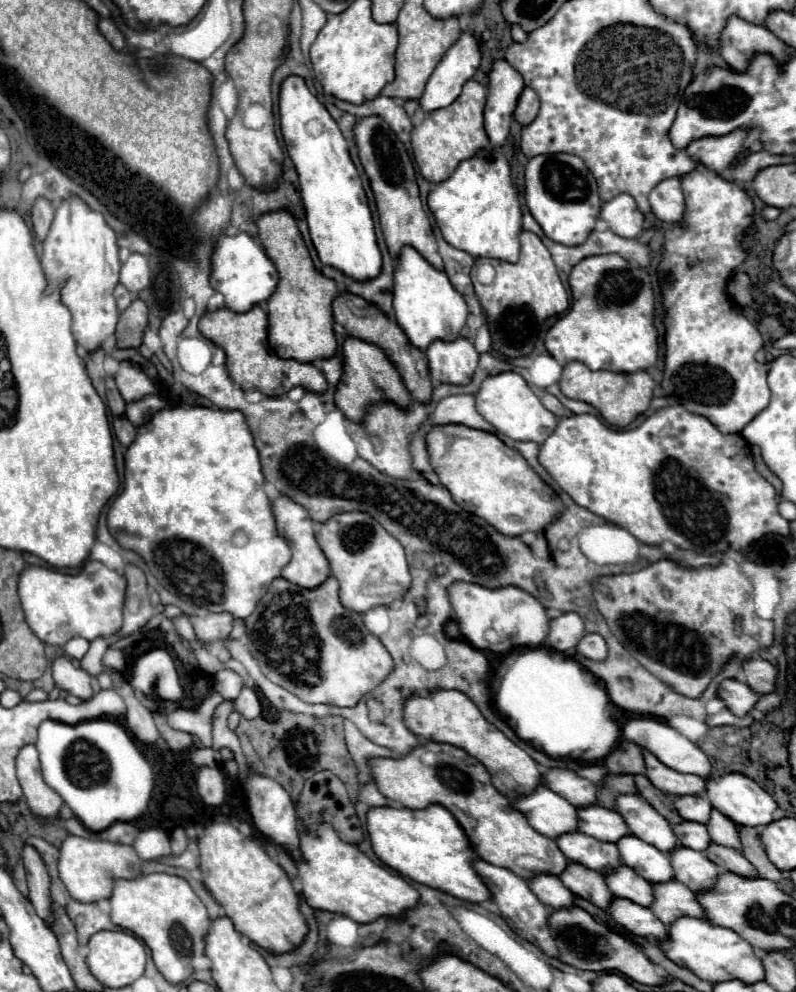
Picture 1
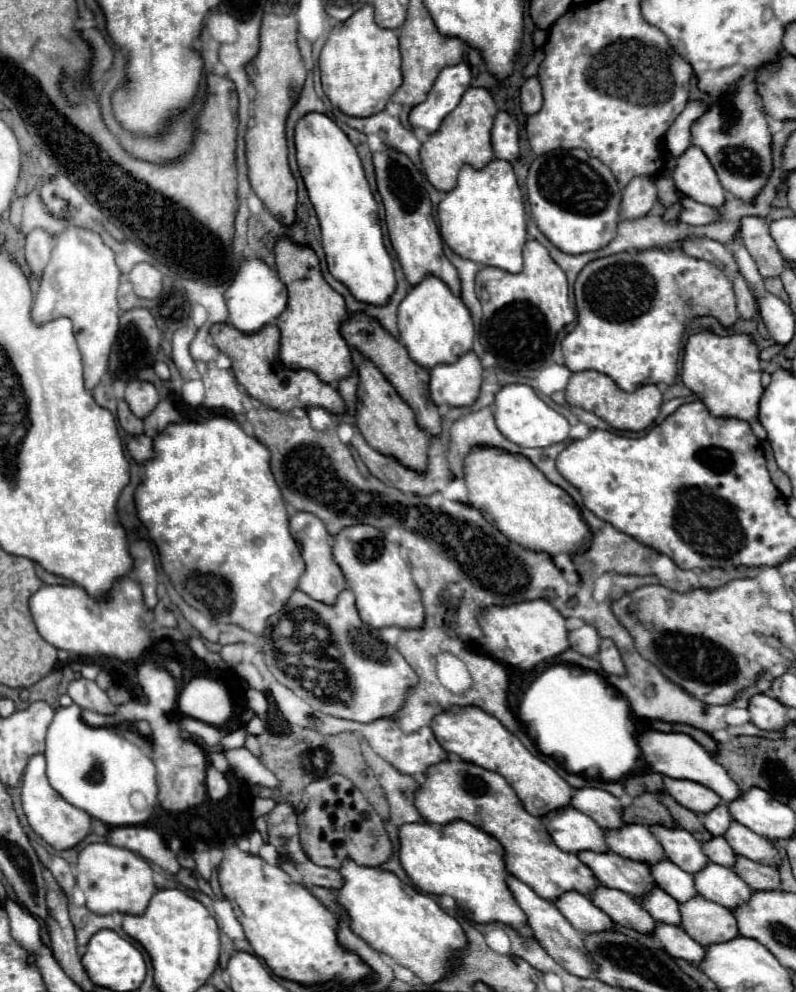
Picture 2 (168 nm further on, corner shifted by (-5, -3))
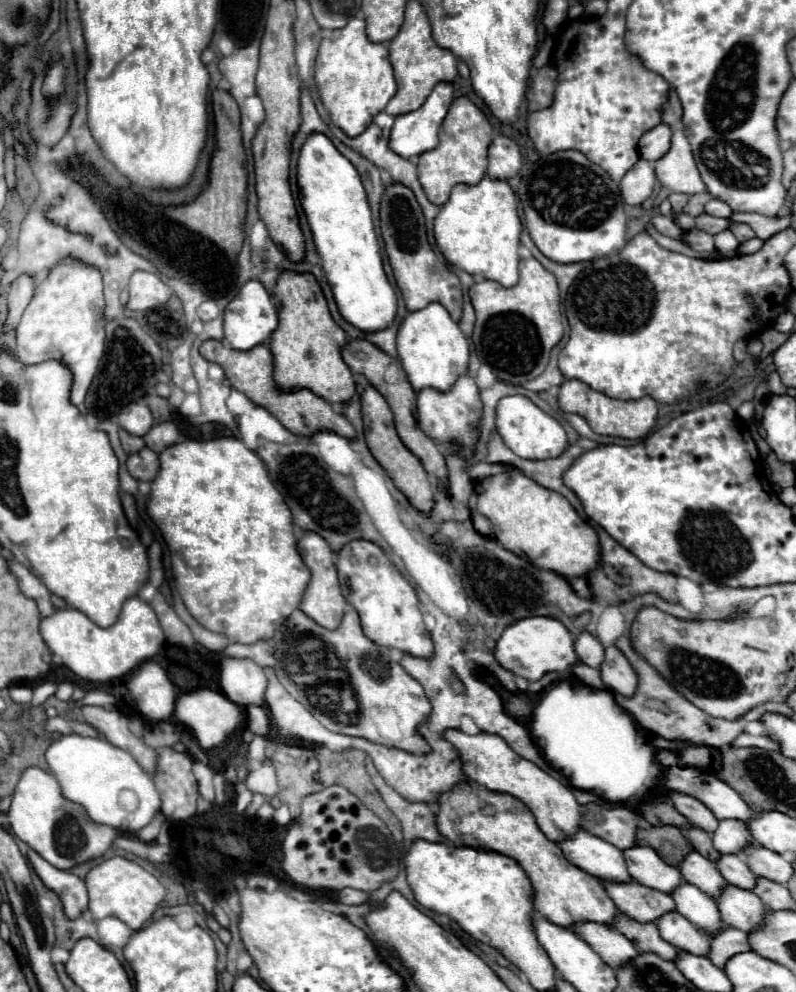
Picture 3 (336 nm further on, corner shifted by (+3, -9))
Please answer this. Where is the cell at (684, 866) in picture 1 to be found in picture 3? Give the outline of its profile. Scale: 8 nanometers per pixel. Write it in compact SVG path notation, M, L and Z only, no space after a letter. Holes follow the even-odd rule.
M730 883L716 897L716 903L722 915L722 921L728 927L738 927L740 931L746 931L746 933L758 927L764 919L764 913L768 911L752 891L734 887Z

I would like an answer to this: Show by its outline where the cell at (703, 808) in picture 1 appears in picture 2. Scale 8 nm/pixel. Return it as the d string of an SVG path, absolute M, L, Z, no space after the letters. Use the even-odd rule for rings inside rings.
M722 803L722 805L718 805L718 809L714 809L714 813L702 815L702 823L714 837L722 837L732 823L732 815L728 811L728 805Z

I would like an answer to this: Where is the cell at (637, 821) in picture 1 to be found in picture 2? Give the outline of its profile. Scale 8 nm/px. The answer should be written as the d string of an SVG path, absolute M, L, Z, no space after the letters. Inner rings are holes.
M650 829L666 849L666 857L686 873L702 871L710 859L702 851L702 843L684 829Z

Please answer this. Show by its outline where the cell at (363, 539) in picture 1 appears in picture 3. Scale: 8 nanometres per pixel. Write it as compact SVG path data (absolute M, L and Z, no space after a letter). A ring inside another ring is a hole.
M354 539L336 553L336 569L346 601L358 611L362 631L380 647L396 647L414 657L432 655L432 639L424 629L422 611L412 585L372 541Z

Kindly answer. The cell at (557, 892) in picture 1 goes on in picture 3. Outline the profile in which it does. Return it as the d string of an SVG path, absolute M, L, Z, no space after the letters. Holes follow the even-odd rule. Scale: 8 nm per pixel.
M576 921L572 923L572 929L578 937L582 937L612 969L624 965L632 957L638 955L636 947L626 939L620 931L612 929L604 923L594 921Z

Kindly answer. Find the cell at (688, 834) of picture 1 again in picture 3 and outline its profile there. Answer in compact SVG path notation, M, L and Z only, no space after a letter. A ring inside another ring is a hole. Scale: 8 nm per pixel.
M720 855L720 859L716 861L716 867L730 885L736 885L742 889L754 887L756 875L748 869L748 865L740 855Z

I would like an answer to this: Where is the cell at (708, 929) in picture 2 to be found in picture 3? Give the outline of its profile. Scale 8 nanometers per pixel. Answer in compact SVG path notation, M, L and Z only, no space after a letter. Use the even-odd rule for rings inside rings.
M722 927L722 931L718 931L718 935L710 935L710 951L708 951L708 959L716 965L716 967L724 967L724 963L742 951L750 951L748 947L748 937L744 931L738 931L734 927Z

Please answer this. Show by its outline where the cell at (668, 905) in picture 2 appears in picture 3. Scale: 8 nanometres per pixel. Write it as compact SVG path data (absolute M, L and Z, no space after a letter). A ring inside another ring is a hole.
M668 911L656 921L662 939L666 939L676 949L688 951L692 955L706 955L710 949L710 935L704 935L686 917L676 911Z

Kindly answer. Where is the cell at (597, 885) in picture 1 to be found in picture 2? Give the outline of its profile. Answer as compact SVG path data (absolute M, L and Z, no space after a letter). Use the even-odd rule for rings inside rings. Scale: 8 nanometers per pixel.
M600 885L592 895L592 903L600 907L616 925L634 929L644 935L652 935L656 929L656 921L650 917L650 913L628 893L608 889Z

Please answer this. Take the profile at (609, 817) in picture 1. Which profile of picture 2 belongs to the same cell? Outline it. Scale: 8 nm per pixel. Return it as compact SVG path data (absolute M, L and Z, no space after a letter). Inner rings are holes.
M624 825L622 829L606 831L606 843L610 845L612 853L646 865L666 859L662 845L646 825Z

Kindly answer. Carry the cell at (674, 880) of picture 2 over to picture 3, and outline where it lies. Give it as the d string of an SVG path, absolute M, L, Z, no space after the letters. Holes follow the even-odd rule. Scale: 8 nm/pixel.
M682 883L682 887L678 887L678 891L672 891L670 897L676 903L676 911L680 915L684 915L690 923L698 925L702 931L706 933L714 933L720 927L724 927L716 901L702 893L698 887L690 885L690 883Z

